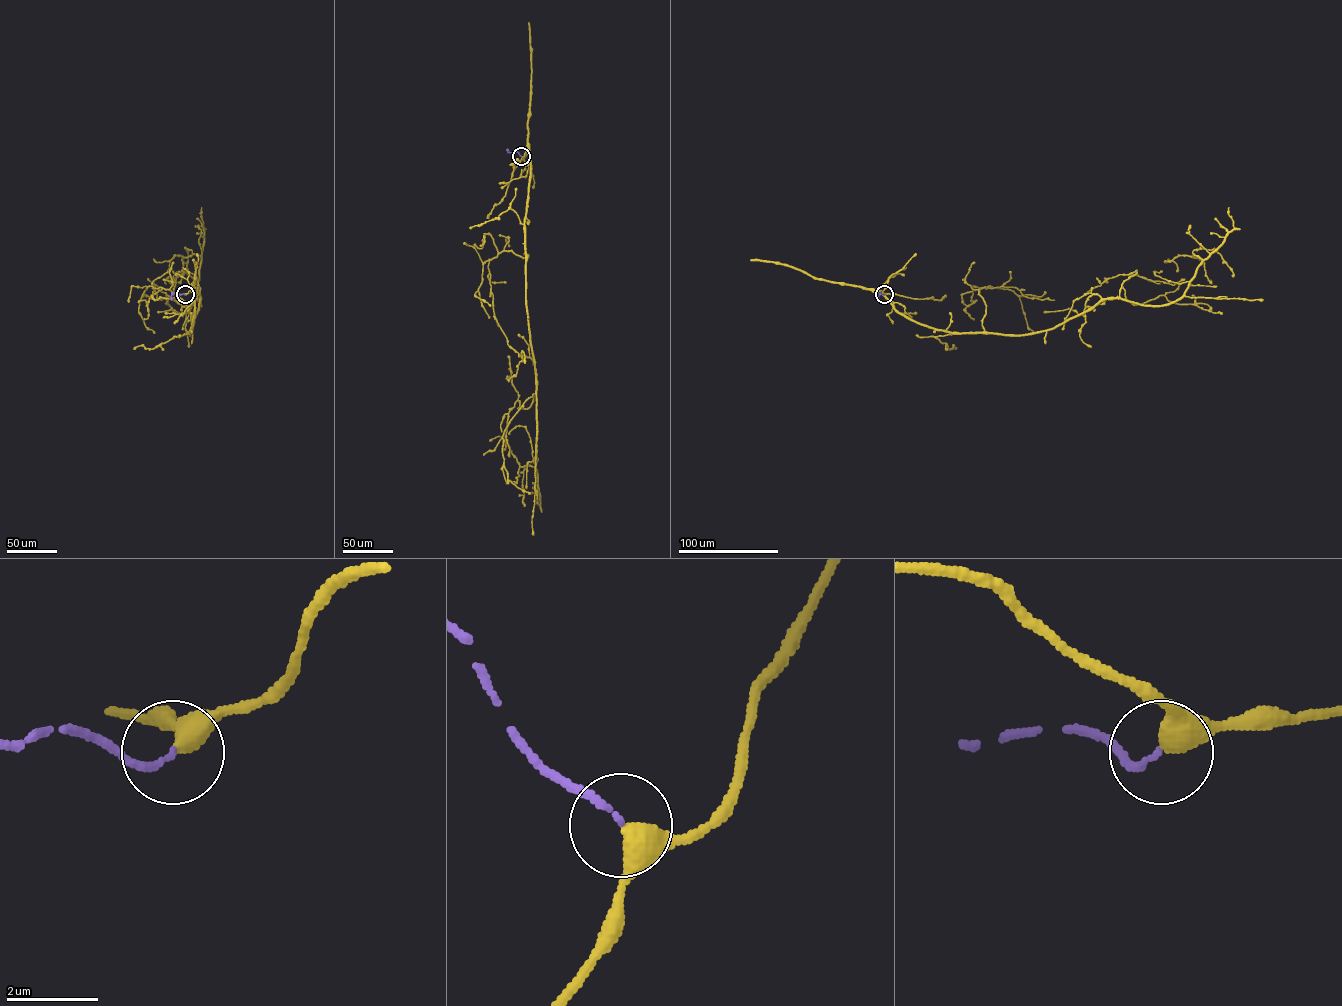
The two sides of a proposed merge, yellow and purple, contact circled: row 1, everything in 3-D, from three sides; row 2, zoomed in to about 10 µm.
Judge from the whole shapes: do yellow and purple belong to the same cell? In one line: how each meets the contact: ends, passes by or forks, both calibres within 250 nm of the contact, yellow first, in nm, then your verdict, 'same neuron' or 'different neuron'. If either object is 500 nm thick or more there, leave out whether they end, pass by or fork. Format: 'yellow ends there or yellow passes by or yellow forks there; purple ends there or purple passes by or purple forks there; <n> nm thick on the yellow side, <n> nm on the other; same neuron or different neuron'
yellow passes by; purple ends there; 360 nm thick on the yellow side, 120 nm on the other; same neuron

